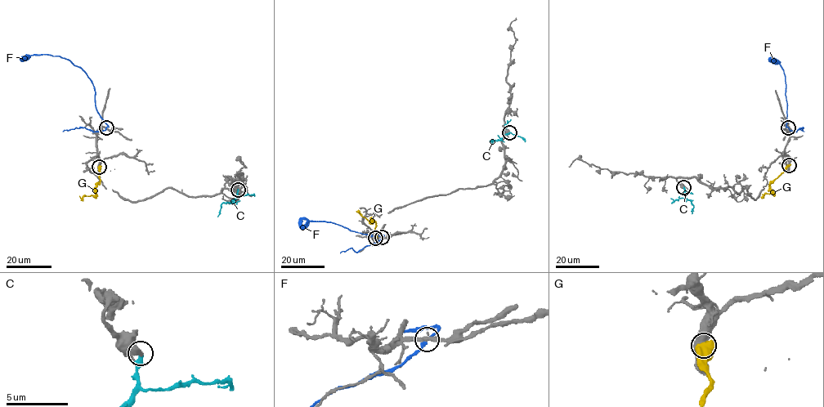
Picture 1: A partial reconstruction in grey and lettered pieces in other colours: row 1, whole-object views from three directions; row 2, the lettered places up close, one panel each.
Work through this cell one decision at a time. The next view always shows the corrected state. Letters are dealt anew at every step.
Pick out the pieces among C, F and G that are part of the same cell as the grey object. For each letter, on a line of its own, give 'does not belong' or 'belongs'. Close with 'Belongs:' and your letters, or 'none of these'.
C: does not belong
F: does not belong
G: does not belong
Belongs: none of these

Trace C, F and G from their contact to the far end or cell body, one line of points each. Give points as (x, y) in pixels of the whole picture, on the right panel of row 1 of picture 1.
C: (684, 187), (685, 196), (691, 200), (691, 213)
F: (788, 127), (785, 75), (779, 63), (772, 57), (769, 59), (774, 60)
G: (789, 166), (769, 185), (773, 193), (763, 196), (762, 194)

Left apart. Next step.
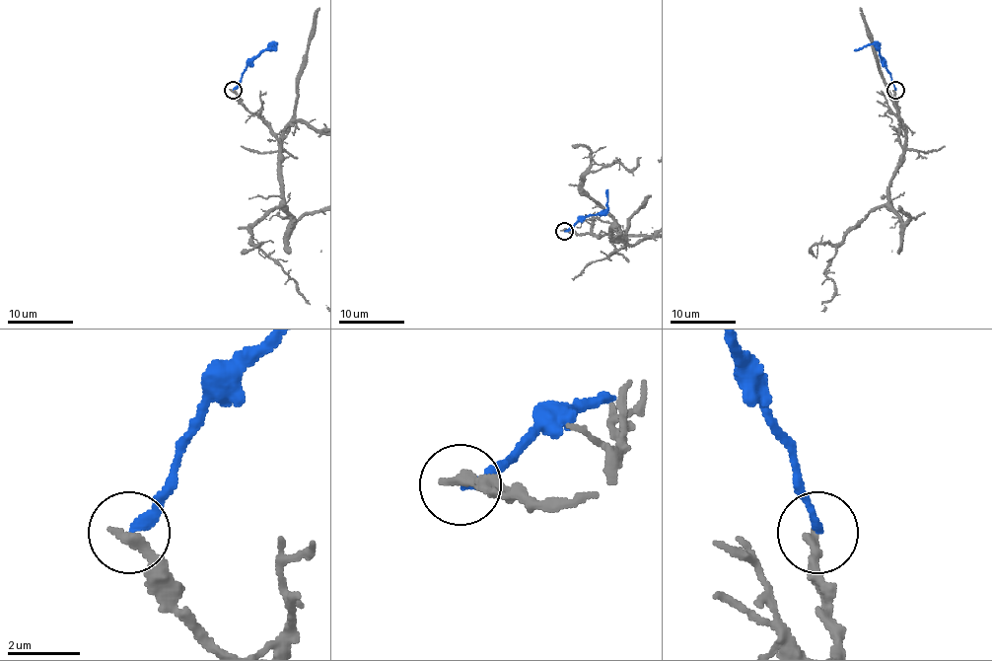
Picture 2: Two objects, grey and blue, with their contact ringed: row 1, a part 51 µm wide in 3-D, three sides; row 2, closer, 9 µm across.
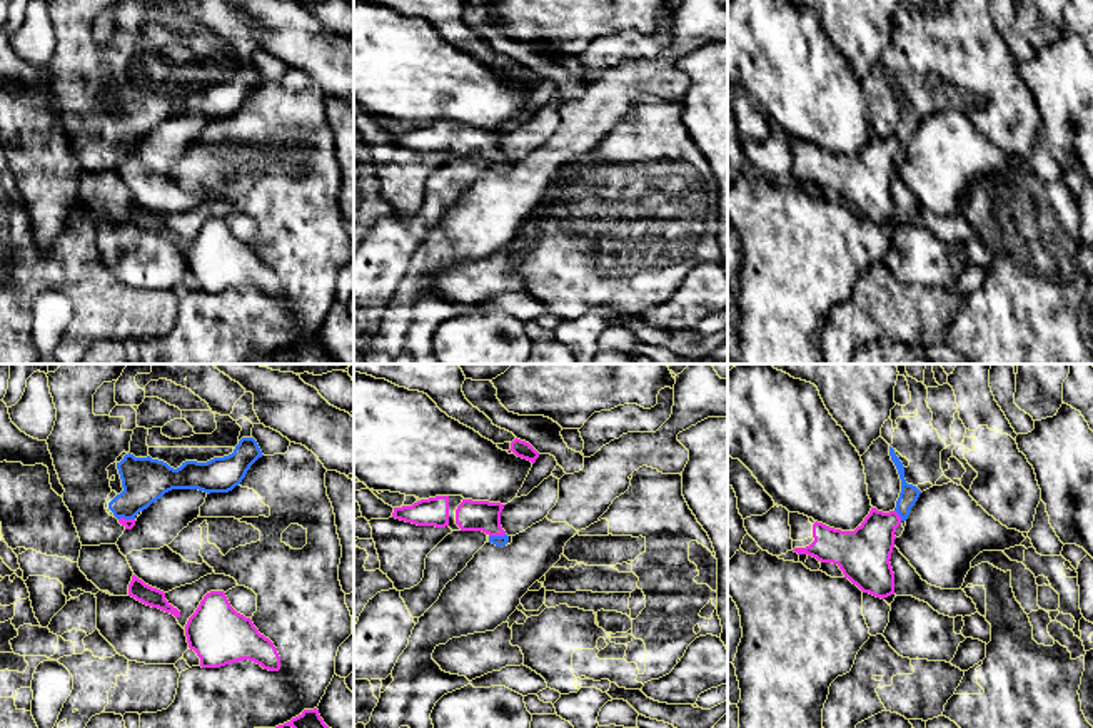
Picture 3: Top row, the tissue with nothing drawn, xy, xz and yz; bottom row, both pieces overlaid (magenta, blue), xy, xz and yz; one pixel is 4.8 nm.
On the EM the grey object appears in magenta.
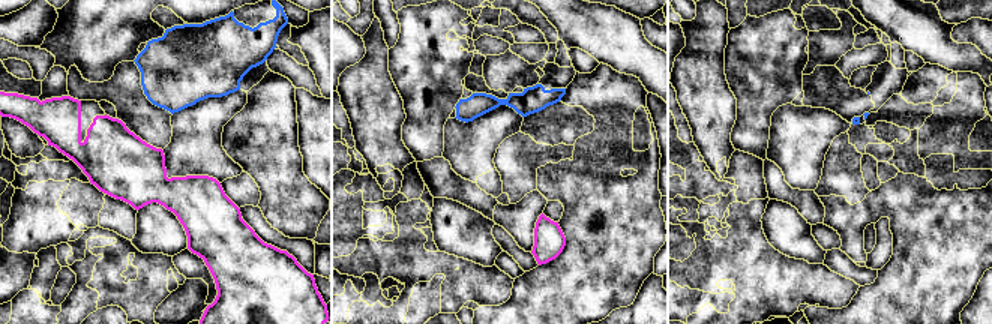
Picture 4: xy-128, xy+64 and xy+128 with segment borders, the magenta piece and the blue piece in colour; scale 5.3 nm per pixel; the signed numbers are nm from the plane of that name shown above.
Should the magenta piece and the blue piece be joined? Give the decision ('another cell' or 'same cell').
another cell

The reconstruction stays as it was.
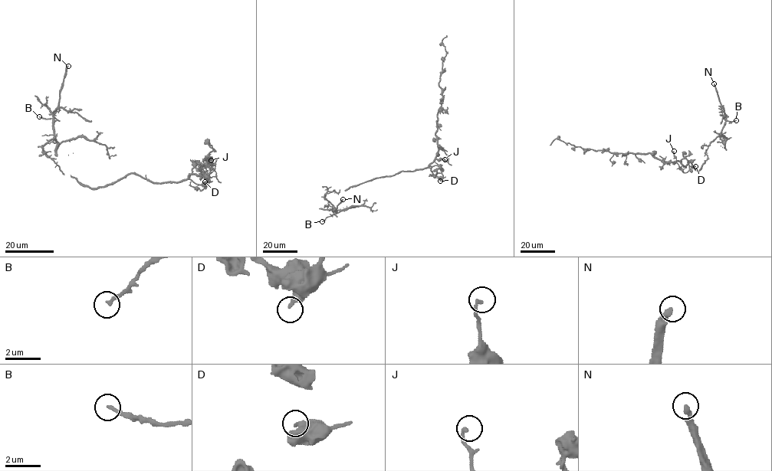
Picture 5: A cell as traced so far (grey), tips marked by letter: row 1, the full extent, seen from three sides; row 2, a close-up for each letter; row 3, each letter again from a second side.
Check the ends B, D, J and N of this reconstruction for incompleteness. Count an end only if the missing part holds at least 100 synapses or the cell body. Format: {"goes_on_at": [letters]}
{"goes_on_at": ["N"]}

